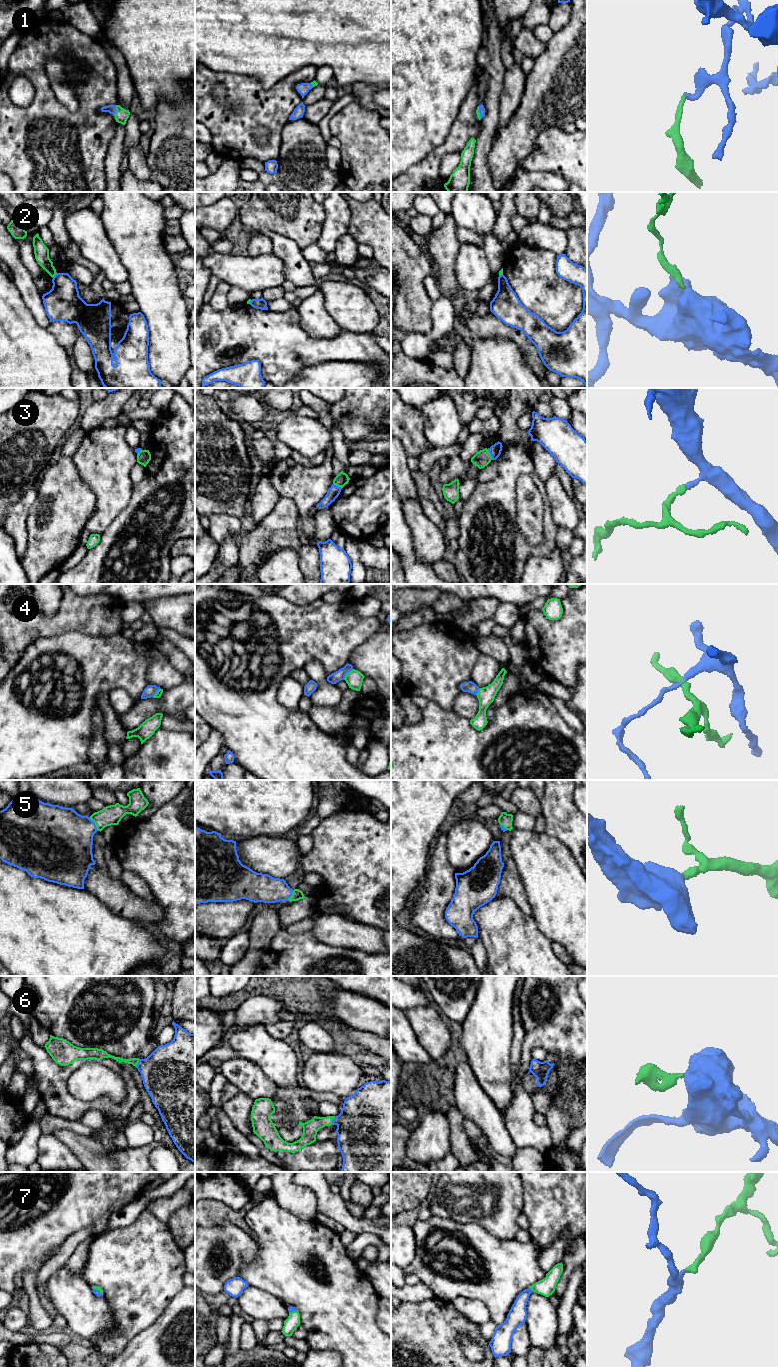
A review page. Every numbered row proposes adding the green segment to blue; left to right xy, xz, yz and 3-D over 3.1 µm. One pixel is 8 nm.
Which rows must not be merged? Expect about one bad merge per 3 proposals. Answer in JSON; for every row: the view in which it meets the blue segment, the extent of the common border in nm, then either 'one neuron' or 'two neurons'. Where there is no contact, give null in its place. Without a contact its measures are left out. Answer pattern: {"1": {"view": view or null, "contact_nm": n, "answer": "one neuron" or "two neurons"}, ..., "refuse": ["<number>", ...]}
{"1": {"view": "xy", "contact_nm": 100, "answer": "one neuron"}, "2": {"view": "xy", "contact_nm": 60, "answer": "two neurons"}, "3": {"view": "yz", "contact_nm": 100, "answer": "two neurons"}, "4": {"view": "xz", "contact_nm": 120, "answer": "two neurons"}, "5": {"view": "xy", "contact_nm": 130, "answer": "one neuron"}, "6": {"view": "xy", "contact_nm": 80, "answer": "one neuron"}, "7": {"view": "yz", "contact_nm": 40, "answer": "one neuron"}, "refuse": ["2", "3", "4"]}

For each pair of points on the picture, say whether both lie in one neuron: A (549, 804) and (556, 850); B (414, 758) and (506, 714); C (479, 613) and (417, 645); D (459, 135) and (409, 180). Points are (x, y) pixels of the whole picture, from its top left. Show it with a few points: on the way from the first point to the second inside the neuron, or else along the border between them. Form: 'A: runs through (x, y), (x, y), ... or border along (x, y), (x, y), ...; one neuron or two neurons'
A: border along (543, 832), (557, 838), (571, 853); two neurons
B: runs through (438, 757), (466, 757), (485, 738); one neuron
C: border along (452, 623), (468, 635); two neurons
D: runs through (447, 147), (421, 172); one neuron

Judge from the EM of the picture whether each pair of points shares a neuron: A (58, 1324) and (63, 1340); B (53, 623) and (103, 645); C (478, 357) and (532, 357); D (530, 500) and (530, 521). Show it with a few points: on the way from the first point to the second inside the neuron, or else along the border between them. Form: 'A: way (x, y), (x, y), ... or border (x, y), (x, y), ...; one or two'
A: border (53, 1328), (67, 1330); two
B: border (94, 635), (65, 631), (48, 637); two
C: border (508, 339), (521, 350), (525, 362), (537, 376); two
D: way (530, 505), (530, 516); one

